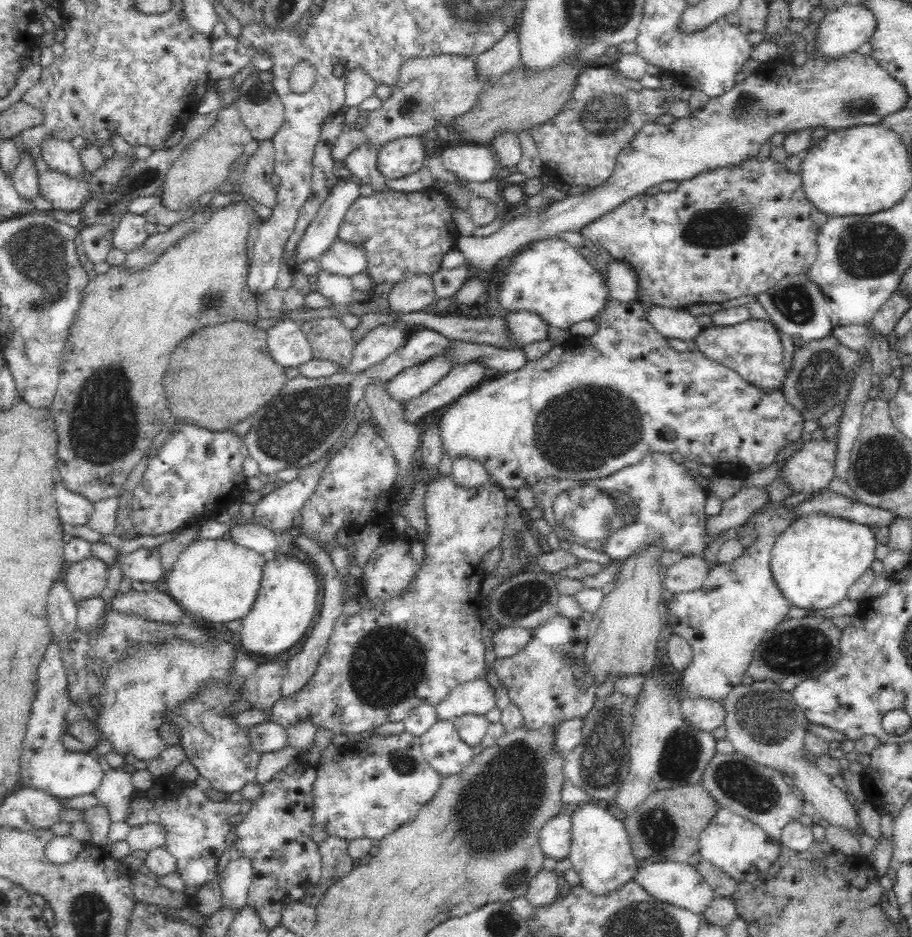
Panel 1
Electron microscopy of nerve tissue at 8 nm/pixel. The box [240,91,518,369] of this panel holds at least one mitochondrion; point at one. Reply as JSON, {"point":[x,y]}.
{"point":[408,105]}

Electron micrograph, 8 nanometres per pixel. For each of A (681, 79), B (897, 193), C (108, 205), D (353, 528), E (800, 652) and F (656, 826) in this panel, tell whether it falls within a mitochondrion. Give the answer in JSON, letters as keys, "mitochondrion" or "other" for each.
{"A":"other","B":"other","C":"mitochondrion","D":"other","E":"mitochondrion","F":"mitochondrion"}

